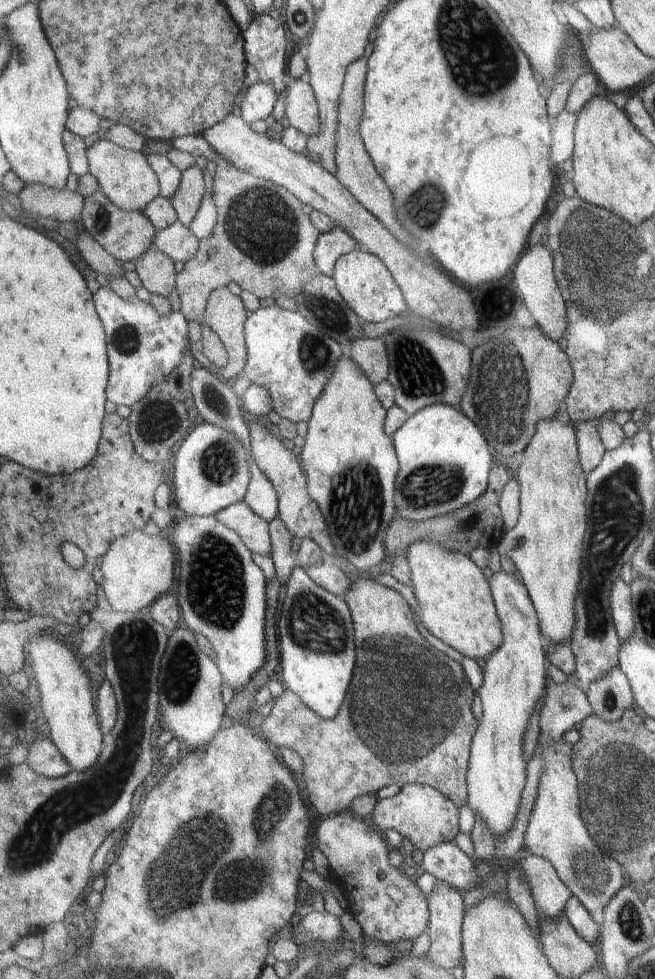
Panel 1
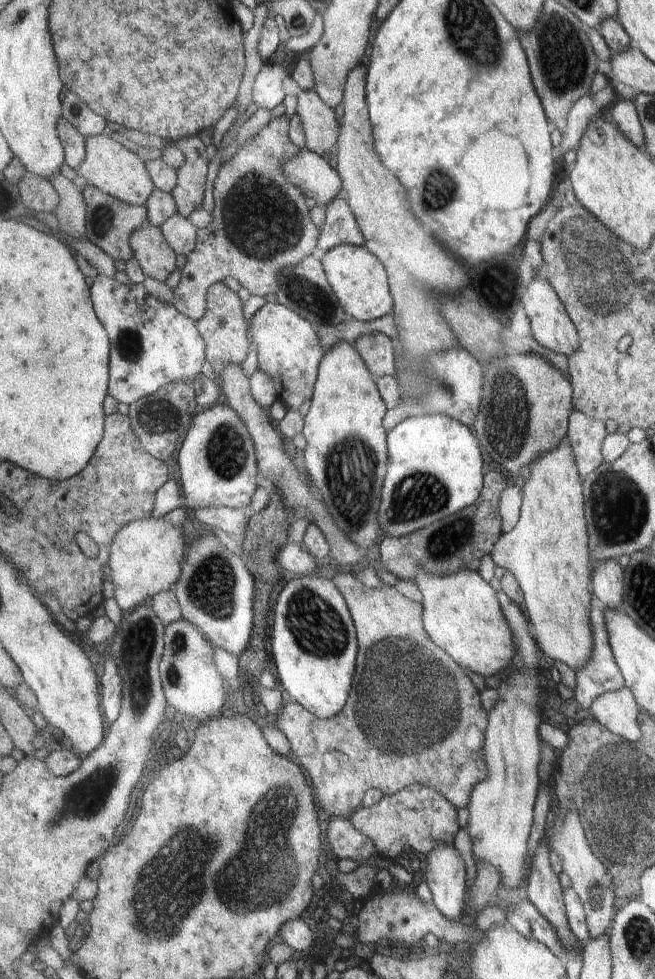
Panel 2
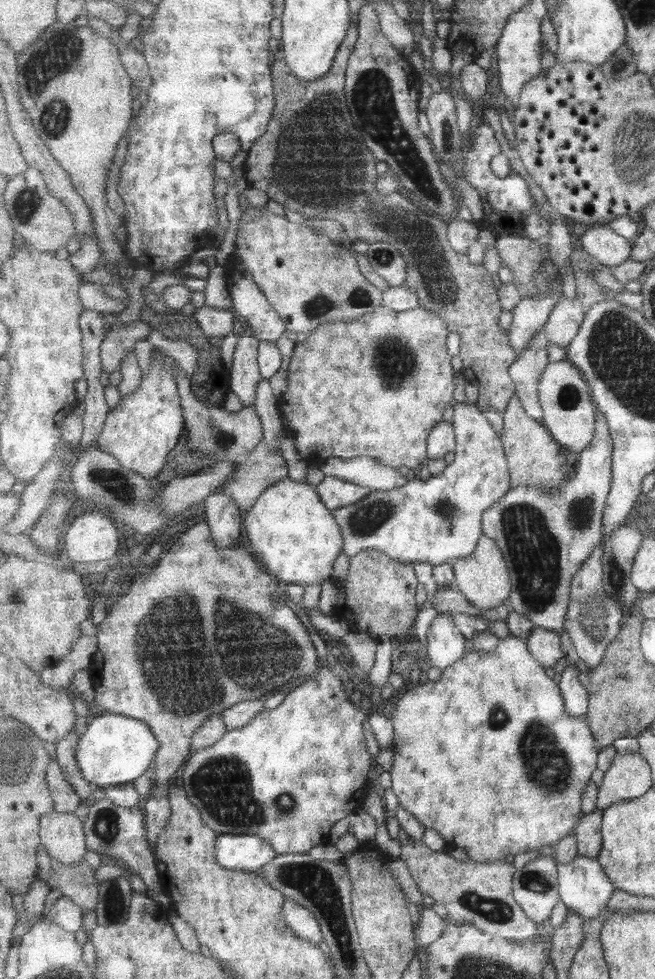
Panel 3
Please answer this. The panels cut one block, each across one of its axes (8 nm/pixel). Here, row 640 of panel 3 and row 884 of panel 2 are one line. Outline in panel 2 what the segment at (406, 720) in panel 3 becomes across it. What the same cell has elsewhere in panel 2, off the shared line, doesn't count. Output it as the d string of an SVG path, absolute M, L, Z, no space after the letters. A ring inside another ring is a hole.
M497 592L501 610L517 642L517 660L500 675L503 677L495 688L497 701L488 712L488 726L485 730L485 764L489 776L478 783L472 792L468 806L469 821L466 831L470 835L475 866L487 863L500 871L500 884L517 888L527 881L525 866L529 856L529 836L533 826L533 808L538 799L541 785L539 764L541 764L541 738L539 725L545 722L540 709L541 688L539 688L539 644L529 630L530 619L515 600L503 592Z

